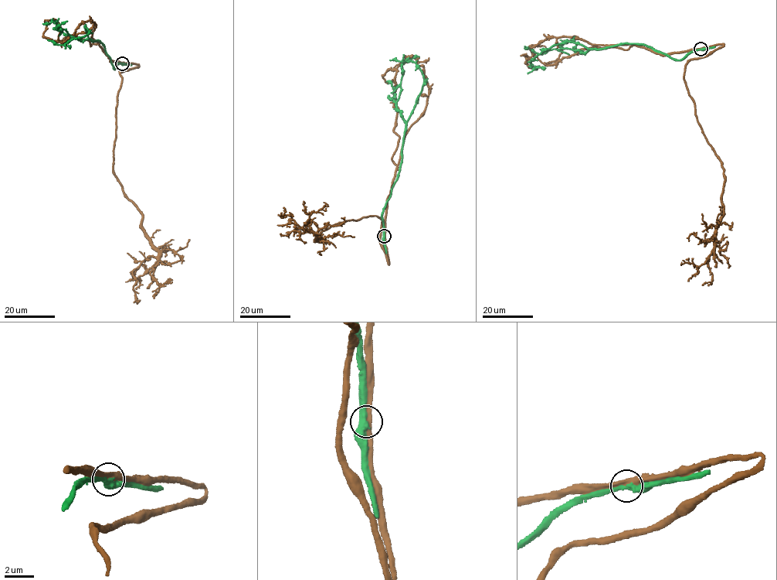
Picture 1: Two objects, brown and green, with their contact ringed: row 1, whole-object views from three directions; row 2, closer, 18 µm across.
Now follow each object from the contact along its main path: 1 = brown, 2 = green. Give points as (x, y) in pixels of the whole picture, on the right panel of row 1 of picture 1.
1: (700, 49), (724, 45), (687, 63), (683, 77), (724, 182), (723, 214), (707, 262), (712, 281), (703, 284)
2: (700, 49), (677, 60), (635, 43), (588, 49), (581, 45), (563, 42), (532, 58), (534, 69), (539, 66)

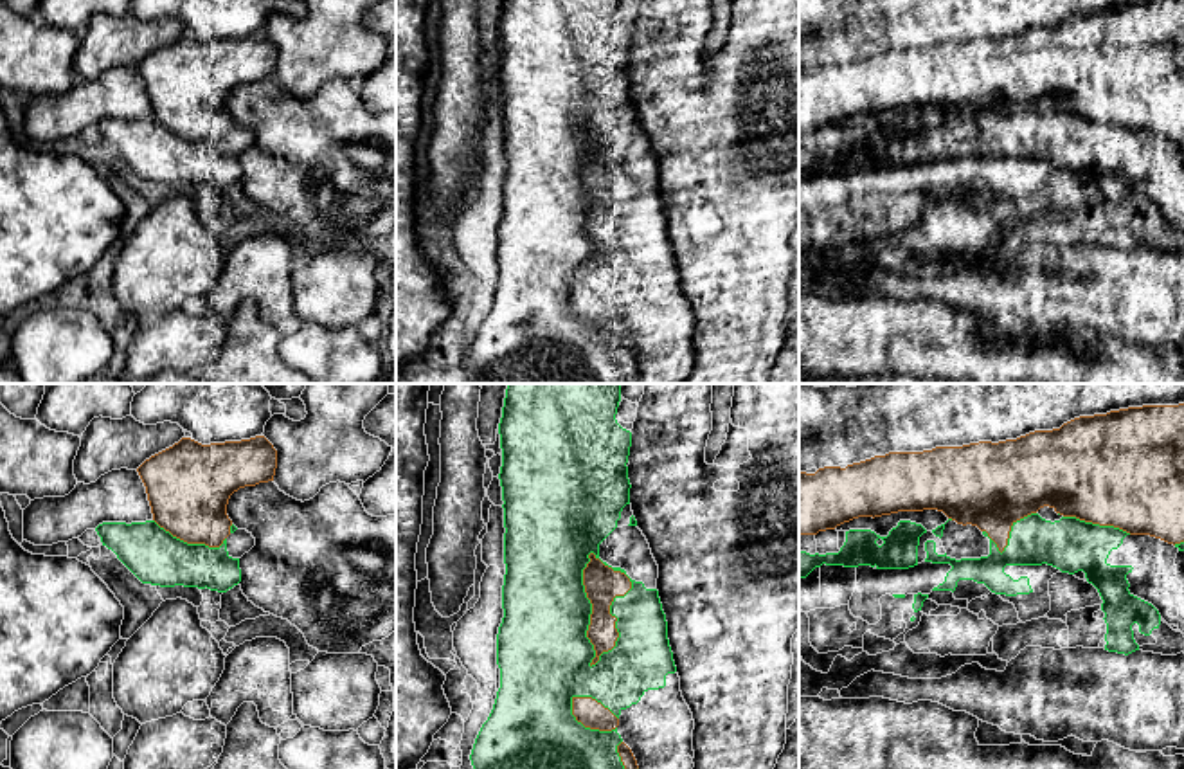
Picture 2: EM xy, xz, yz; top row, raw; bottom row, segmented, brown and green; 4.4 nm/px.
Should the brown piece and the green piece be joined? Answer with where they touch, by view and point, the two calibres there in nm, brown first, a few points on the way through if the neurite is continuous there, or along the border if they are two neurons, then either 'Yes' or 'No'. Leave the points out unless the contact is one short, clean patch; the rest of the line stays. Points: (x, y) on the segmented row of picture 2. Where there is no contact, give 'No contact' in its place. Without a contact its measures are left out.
Touches brown at xz (592, 609). Thickness 160 nm (brown) against 380 nm. No

